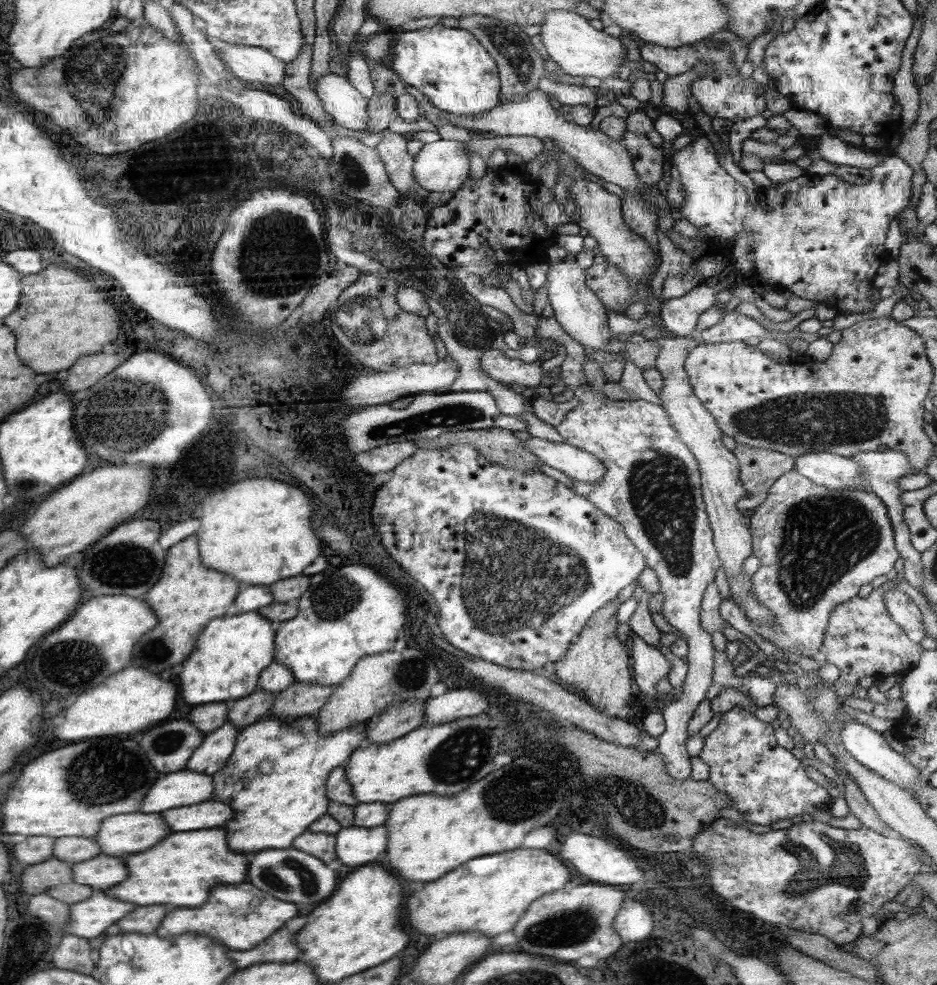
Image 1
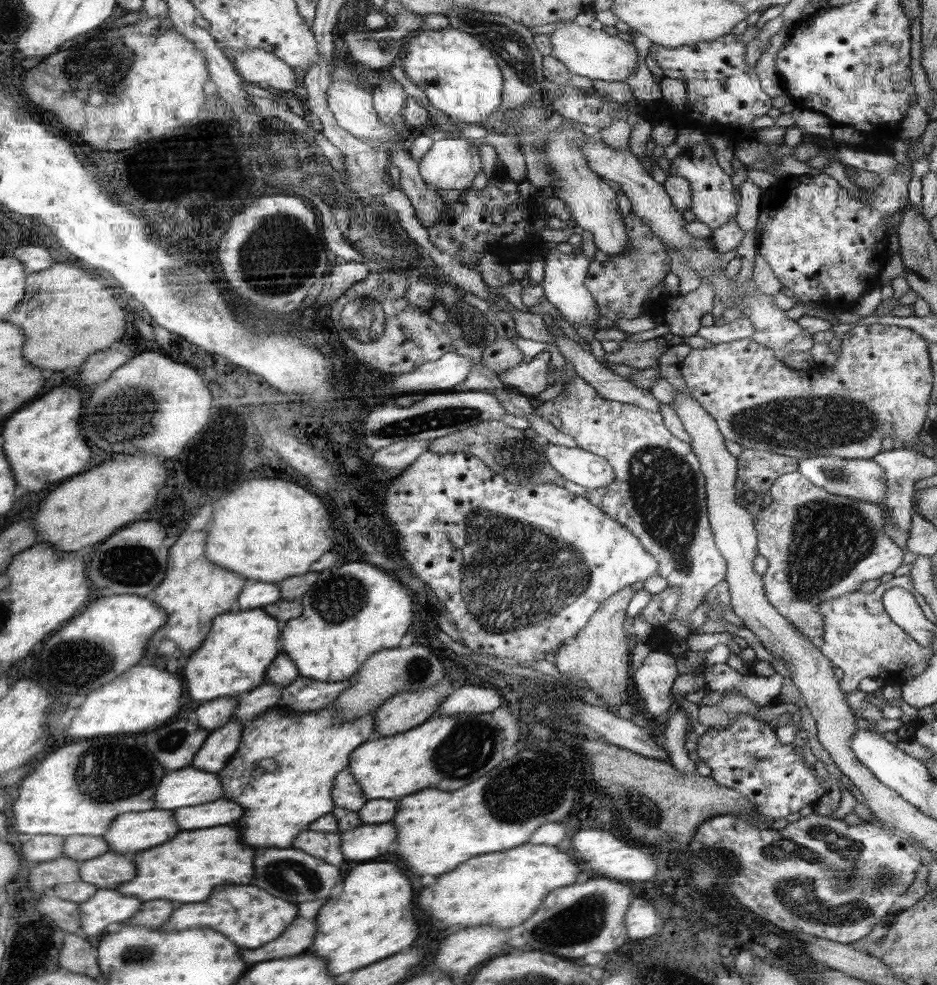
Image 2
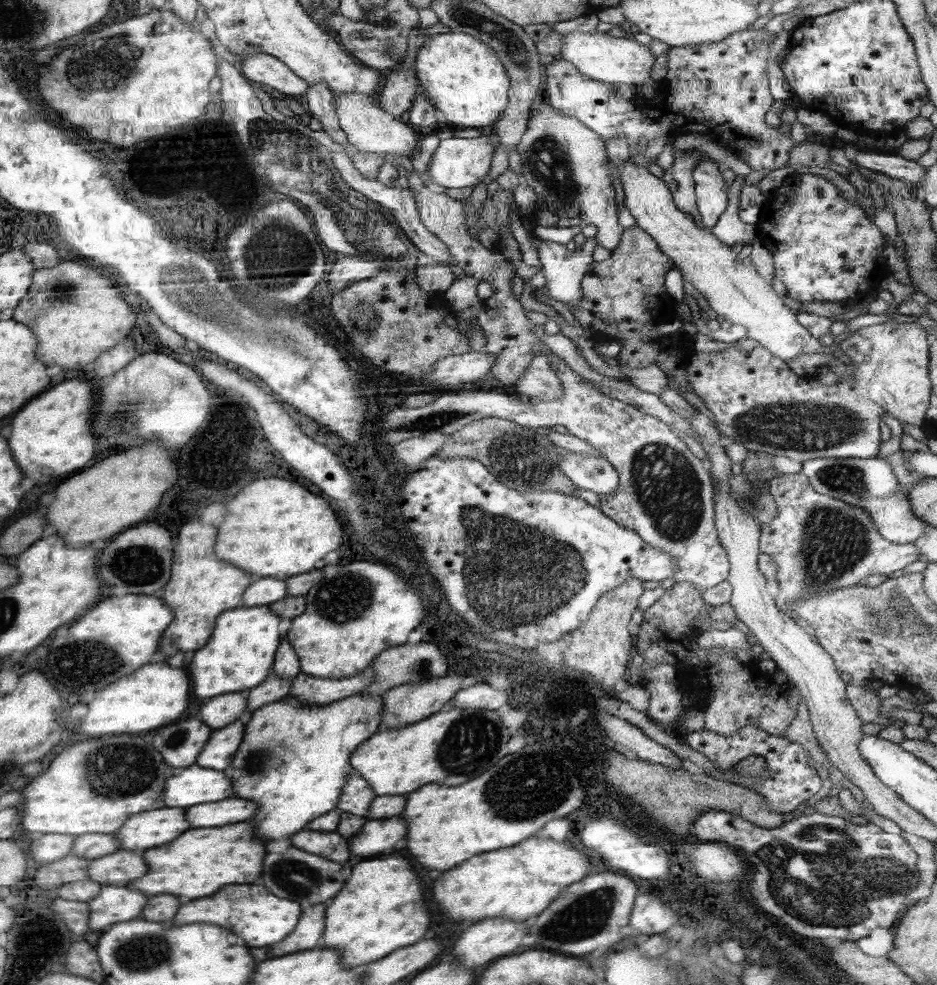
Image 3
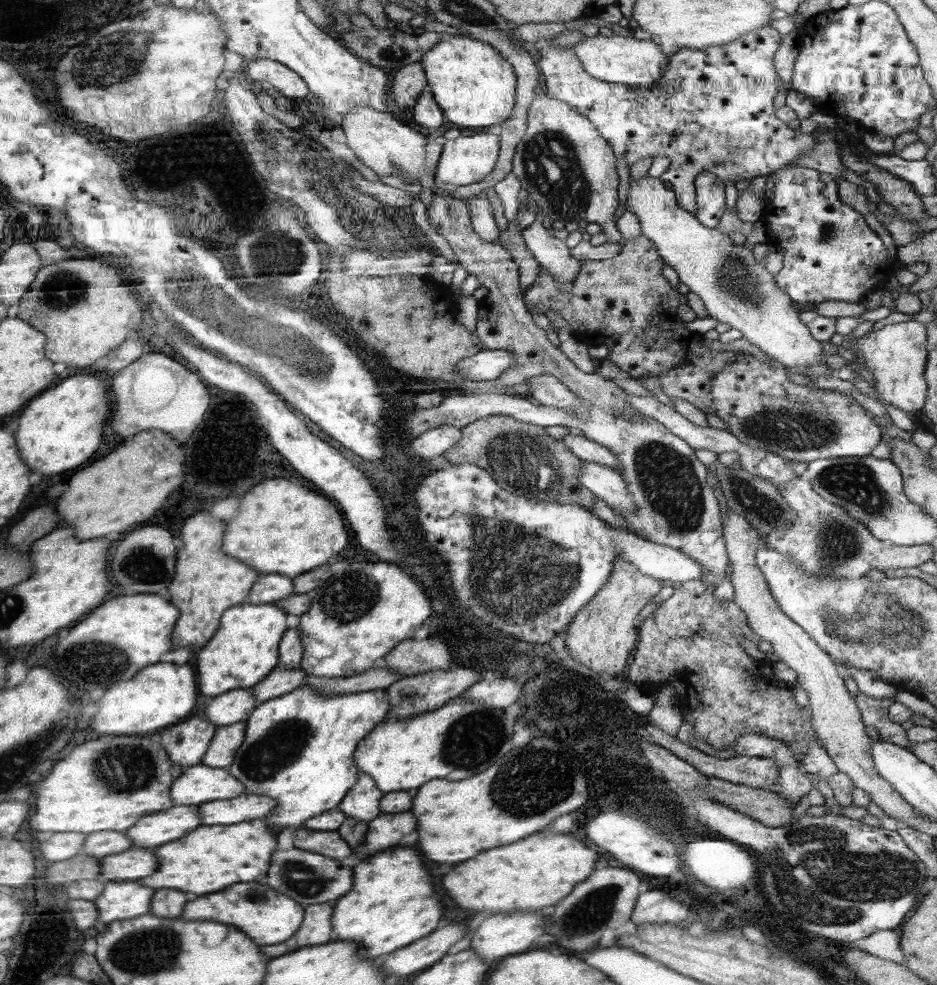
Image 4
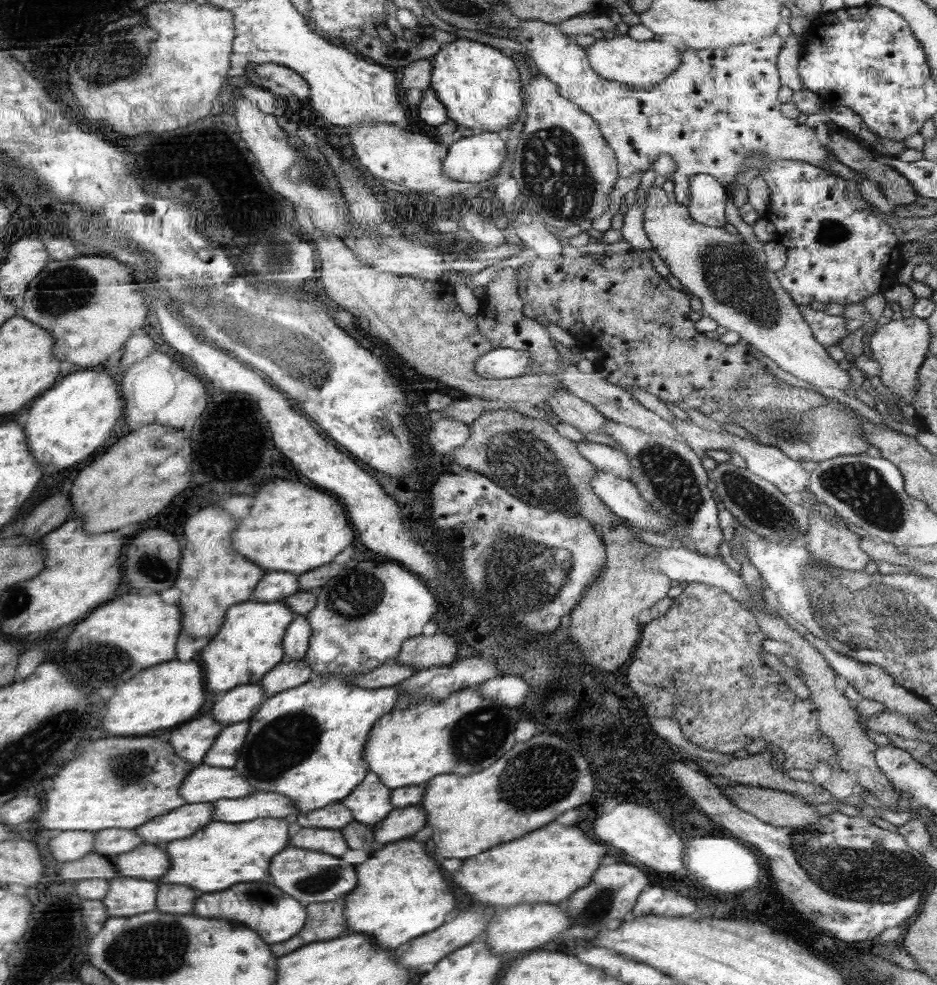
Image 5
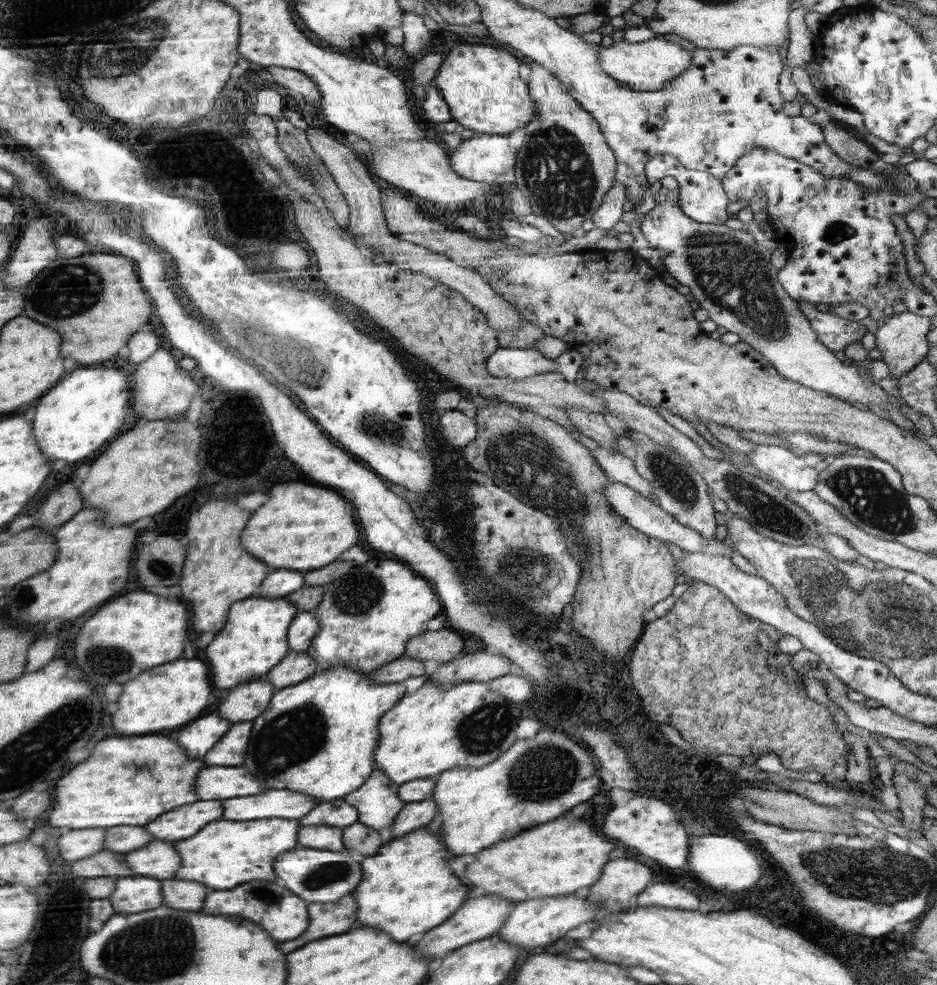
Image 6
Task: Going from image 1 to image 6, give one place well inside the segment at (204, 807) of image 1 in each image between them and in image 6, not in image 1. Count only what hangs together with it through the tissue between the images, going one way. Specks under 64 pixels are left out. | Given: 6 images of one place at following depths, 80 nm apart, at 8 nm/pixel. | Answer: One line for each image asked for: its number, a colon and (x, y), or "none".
2: (224, 812)
3: (236, 809)
4: (251, 806)
5: (262, 804)
6: (288, 804)

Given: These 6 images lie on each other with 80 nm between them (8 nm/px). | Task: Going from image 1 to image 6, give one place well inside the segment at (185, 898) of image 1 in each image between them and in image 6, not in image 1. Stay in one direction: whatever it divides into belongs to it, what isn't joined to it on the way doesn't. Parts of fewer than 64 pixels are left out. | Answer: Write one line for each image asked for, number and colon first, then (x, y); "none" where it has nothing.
2: (187, 869)
3: (200, 861)
4: (214, 857)
5: (223, 854)
6: (226, 854)

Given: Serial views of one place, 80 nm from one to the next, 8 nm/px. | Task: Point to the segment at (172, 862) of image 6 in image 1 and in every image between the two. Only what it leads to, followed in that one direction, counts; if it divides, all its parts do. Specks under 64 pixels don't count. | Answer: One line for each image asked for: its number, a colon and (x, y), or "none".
1: (104, 872)
2: (109, 871)
3: (124, 866)
4: (137, 863)
5: (149, 861)

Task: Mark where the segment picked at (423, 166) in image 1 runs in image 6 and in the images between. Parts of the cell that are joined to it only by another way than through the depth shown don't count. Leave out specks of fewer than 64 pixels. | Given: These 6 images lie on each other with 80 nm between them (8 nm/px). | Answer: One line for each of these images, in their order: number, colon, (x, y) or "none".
2: (452, 163)
3: (457, 162)
4: (467, 159)
5: (473, 159)
6: (482, 158)

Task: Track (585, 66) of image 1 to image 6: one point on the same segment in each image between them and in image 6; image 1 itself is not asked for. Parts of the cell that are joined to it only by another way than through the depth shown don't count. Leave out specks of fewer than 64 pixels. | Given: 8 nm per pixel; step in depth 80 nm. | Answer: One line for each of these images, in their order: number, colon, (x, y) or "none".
2: (595, 54)
3: (607, 59)
4: (621, 60)
5: (642, 65)
6: (651, 65)

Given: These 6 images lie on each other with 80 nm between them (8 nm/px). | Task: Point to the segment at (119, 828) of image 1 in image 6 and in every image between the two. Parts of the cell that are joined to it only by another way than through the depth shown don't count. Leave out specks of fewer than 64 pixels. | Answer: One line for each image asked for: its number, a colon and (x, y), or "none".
2: (140, 830)
3: (158, 827)
4: (157, 829)
5: (179, 824)
6: (178, 824)

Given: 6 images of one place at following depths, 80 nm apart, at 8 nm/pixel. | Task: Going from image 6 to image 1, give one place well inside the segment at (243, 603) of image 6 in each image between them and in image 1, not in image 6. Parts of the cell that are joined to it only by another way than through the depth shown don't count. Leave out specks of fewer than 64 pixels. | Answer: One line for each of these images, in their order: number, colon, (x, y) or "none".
1: (233, 650)
2: (244, 643)
3: (241, 655)
4: (246, 650)
5: (251, 644)

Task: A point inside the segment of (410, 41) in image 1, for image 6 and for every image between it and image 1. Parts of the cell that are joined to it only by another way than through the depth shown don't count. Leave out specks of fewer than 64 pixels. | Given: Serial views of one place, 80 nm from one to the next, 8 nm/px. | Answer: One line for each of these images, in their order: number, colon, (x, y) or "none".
2: (459, 75)
3: (464, 79)
4: (475, 86)
5: (480, 87)
6: (482, 86)

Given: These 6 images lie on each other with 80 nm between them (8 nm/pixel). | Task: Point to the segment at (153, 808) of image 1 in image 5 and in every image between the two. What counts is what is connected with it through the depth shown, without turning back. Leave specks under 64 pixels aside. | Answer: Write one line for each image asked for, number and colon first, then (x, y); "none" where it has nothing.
2: (190, 786)
3: (196, 784)
4: (200, 784)
5: (207, 783)

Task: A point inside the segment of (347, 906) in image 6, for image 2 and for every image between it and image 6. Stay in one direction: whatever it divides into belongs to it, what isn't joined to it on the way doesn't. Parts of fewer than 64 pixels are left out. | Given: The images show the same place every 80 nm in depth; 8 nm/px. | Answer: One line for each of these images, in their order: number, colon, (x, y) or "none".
2: (301, 937)
3: (309, 934)
4: (318, 926)
5: (326, 920)

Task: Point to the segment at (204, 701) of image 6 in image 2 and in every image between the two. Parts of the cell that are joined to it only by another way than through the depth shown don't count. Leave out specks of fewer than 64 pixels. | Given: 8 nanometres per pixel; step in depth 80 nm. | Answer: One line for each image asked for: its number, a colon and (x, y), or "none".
2: (146, 698)
3: (157, 694)
4: (165, 694)
5: (166, 696)

